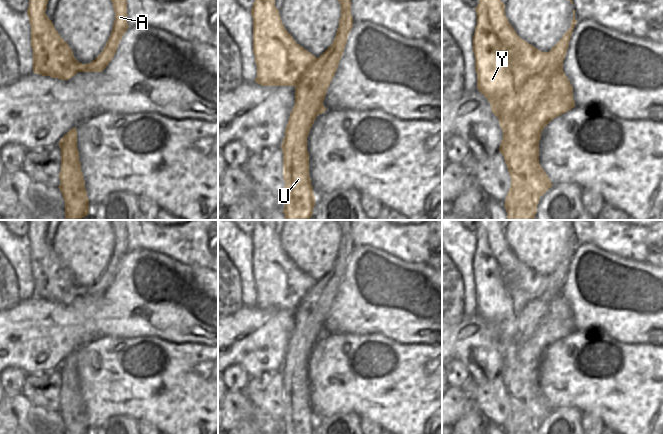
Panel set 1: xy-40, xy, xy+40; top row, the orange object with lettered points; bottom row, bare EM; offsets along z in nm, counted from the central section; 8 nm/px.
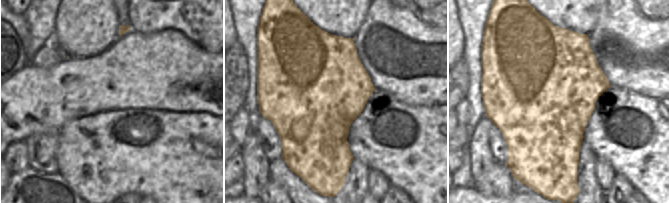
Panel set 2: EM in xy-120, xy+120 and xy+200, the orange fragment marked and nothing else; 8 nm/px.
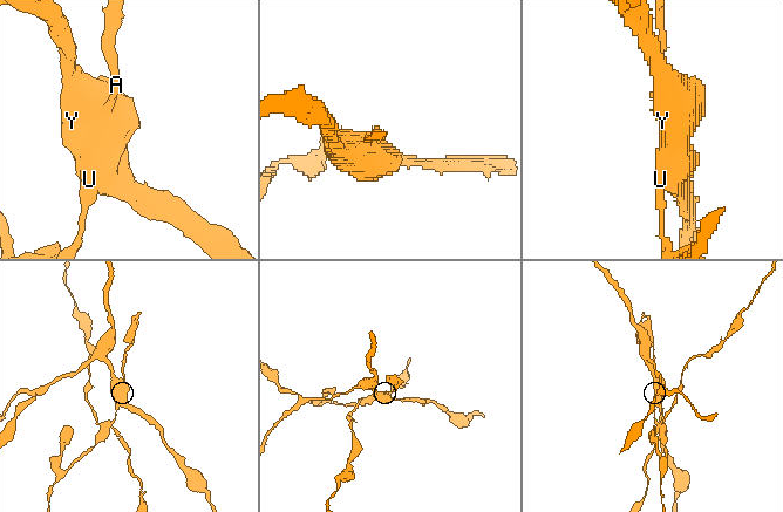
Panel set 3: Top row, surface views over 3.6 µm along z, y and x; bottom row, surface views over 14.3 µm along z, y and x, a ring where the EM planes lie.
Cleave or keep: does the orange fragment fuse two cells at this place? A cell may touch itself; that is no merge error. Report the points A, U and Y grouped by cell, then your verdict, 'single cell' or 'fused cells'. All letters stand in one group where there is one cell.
A U / Y; fused cells

